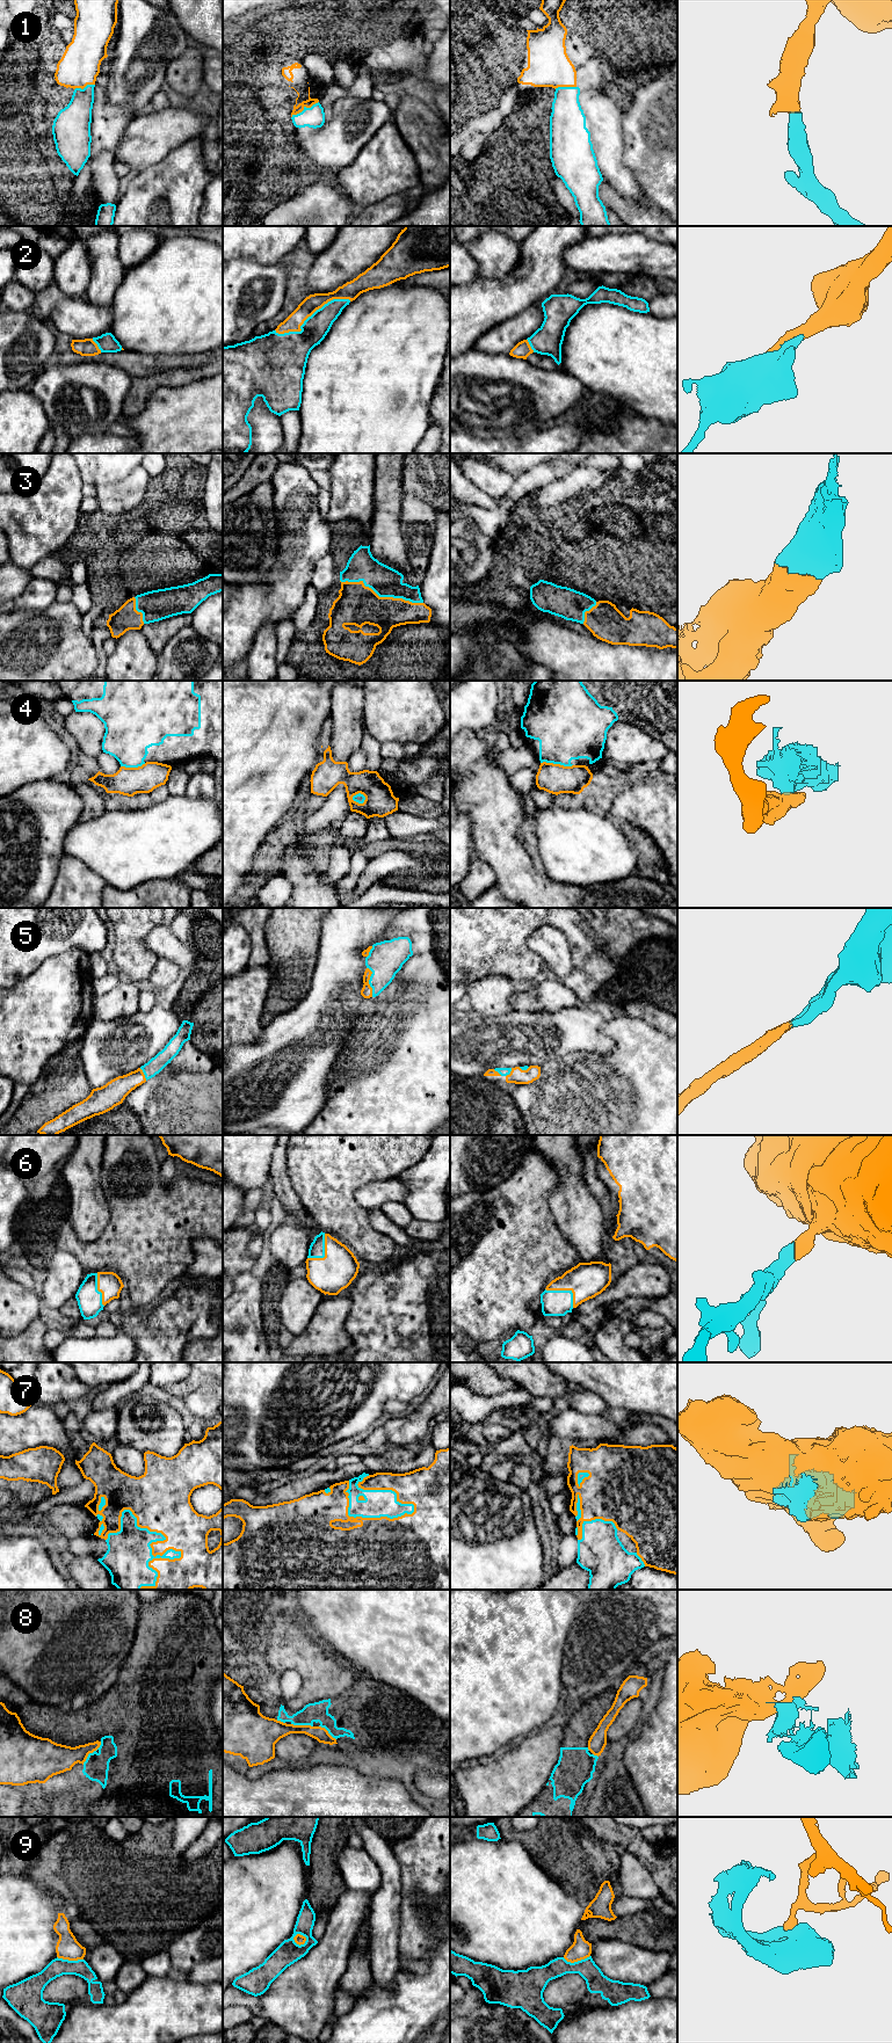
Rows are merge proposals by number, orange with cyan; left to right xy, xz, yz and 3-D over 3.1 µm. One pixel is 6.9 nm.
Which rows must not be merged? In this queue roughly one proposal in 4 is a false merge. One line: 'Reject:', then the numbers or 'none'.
Reject: 4, 8, 9

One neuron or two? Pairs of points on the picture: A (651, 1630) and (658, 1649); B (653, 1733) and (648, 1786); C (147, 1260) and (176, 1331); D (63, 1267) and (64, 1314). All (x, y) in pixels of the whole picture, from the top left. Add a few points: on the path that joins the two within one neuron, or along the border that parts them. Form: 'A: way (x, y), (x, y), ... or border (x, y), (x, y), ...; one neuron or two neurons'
A: border (665, 1635), (652, 1642), (637, 1660); two neurons
B: way (653, 1746), (653, 1773); one neuron
C: border (159, 1300), (150, 1307); two neurons
D: border (74, 1296), (55, 1315); two neurons

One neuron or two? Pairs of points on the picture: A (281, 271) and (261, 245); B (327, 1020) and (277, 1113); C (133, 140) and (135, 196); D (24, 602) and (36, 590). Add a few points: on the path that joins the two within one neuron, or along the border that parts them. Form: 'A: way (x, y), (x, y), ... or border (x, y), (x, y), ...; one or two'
A: border (248, 257), (262, 263), (277, 263), (282, 260); two
B: way (304, 1044), (285, 1070), (281, 1080), (281, 1090); one
C: border (160, 162), (147, 166), (131, 175); two
D: way (28, 600), (34, 594); one

